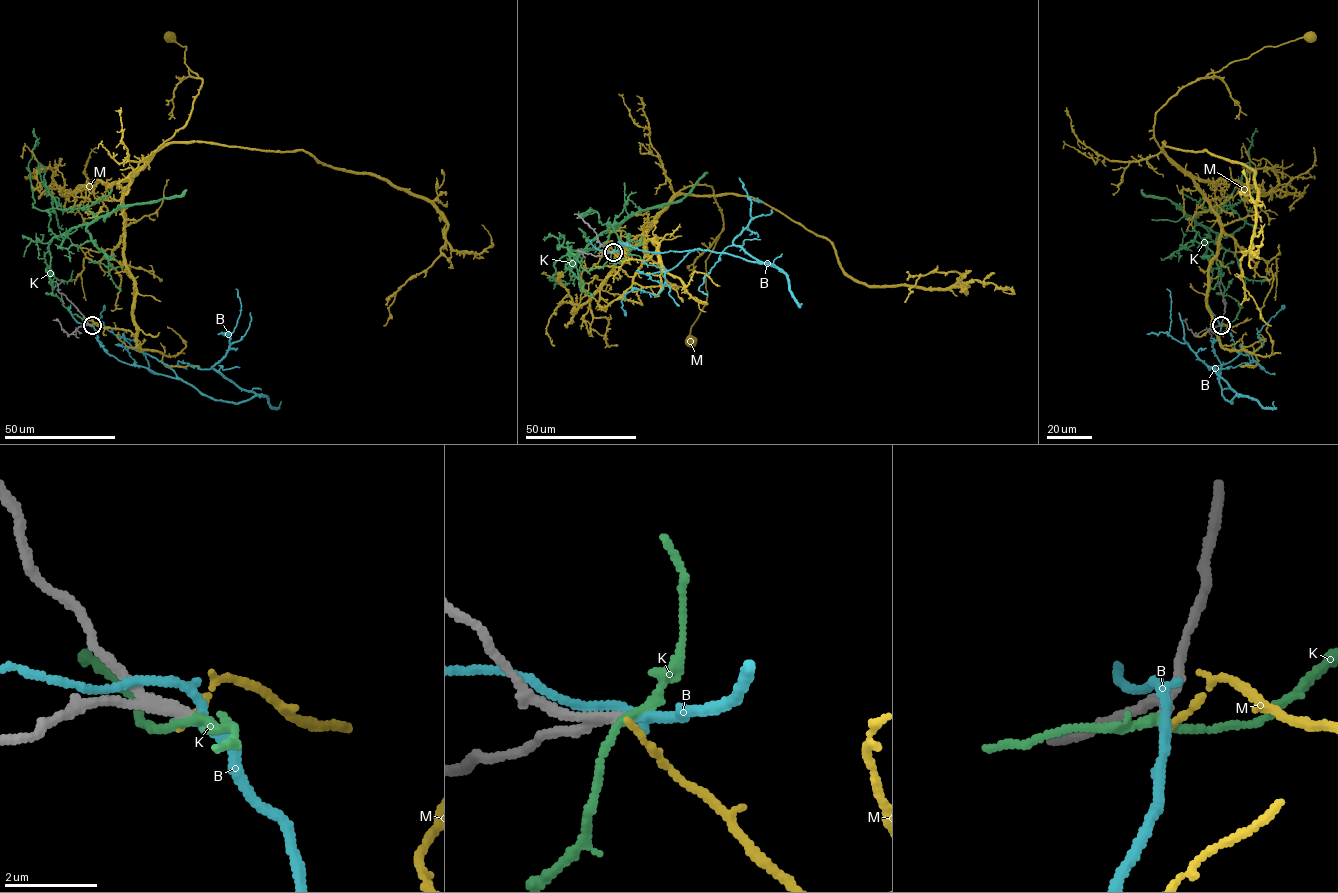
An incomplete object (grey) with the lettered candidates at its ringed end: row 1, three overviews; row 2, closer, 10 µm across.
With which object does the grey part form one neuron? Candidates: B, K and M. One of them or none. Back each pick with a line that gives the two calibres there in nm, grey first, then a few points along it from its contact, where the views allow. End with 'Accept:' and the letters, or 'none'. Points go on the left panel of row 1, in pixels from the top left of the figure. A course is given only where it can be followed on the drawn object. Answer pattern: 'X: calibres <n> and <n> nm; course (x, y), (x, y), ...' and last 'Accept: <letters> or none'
B: calibres 280 and 200 nm; course (92, 325), (118, 360), (215, 399), (245, 402), (255, 394), (212, 368), (241, 310), (236, 288)
Accept: B

